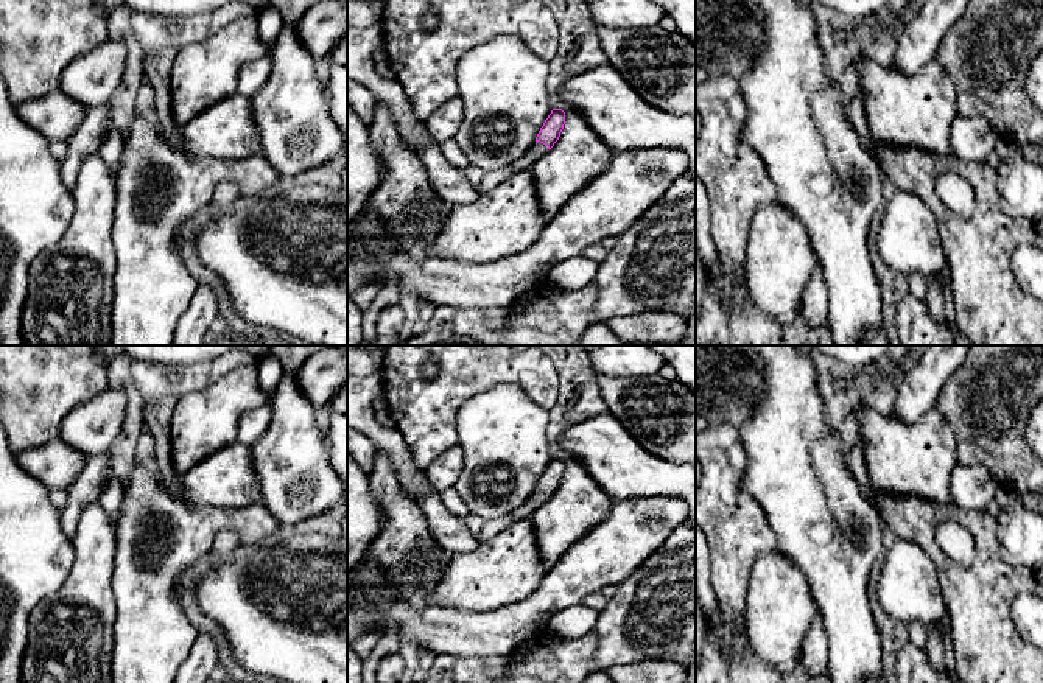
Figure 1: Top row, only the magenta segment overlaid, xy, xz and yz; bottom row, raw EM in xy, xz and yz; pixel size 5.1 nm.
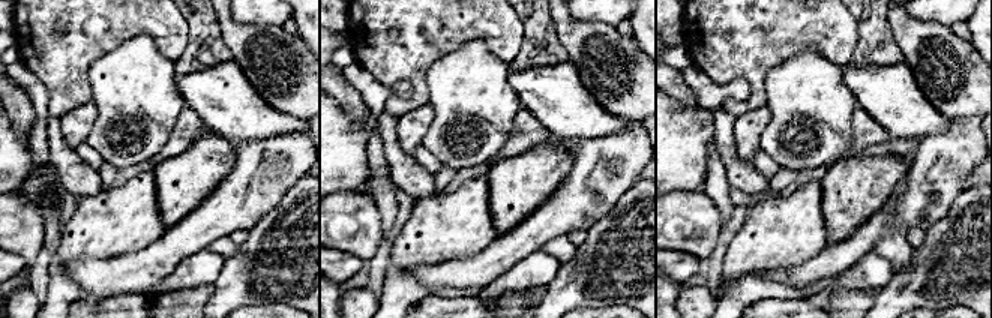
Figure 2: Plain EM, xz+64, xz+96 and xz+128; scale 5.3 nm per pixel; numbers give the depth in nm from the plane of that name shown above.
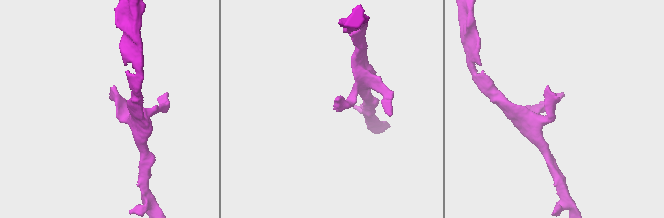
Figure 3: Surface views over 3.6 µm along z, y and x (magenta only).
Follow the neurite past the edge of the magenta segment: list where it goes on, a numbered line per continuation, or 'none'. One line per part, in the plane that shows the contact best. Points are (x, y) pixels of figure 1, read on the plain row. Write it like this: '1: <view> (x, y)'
1: xz (537, 498)

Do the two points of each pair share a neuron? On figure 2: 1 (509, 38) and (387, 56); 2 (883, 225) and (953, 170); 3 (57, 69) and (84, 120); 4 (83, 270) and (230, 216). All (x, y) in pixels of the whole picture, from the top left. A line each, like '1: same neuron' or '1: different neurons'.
1: same neuron
2: same neuron
3: different neurons
4: same neuron

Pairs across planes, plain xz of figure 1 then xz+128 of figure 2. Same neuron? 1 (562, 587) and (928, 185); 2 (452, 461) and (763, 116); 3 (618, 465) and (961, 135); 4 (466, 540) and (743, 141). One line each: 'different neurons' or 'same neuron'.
1: same neuron
2: same neuron
3: different neurons
4: different neurons

